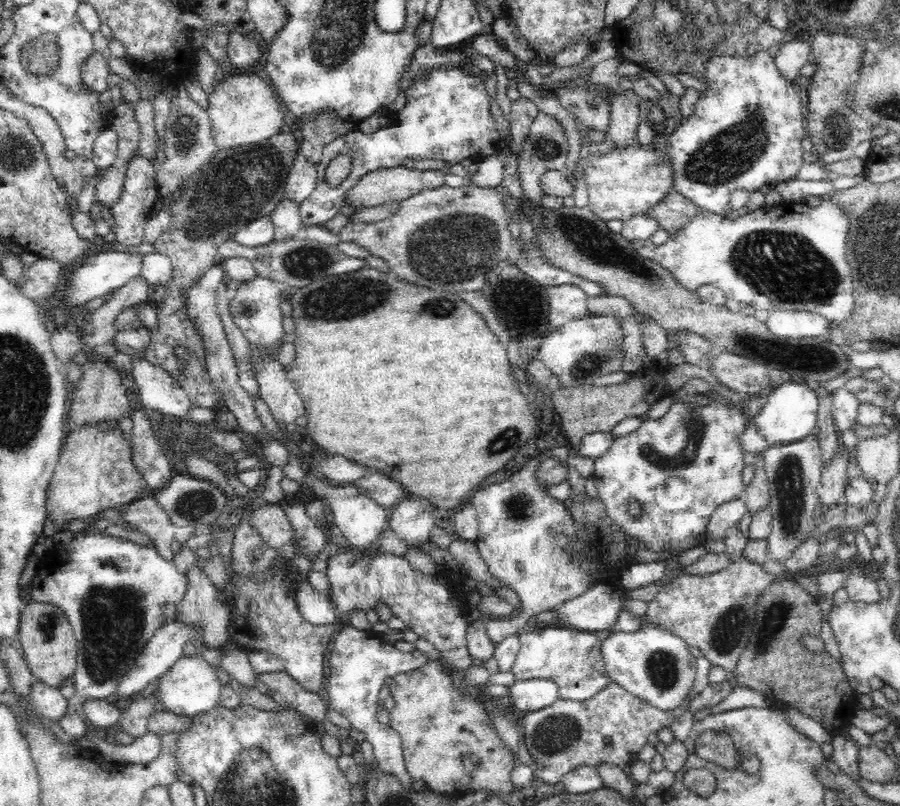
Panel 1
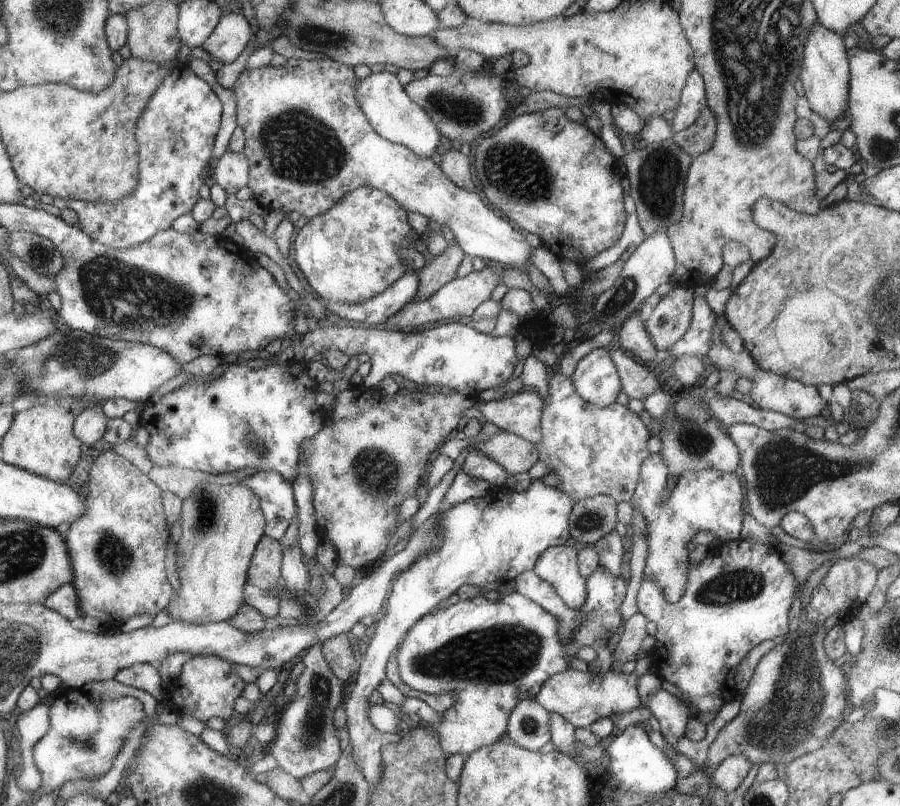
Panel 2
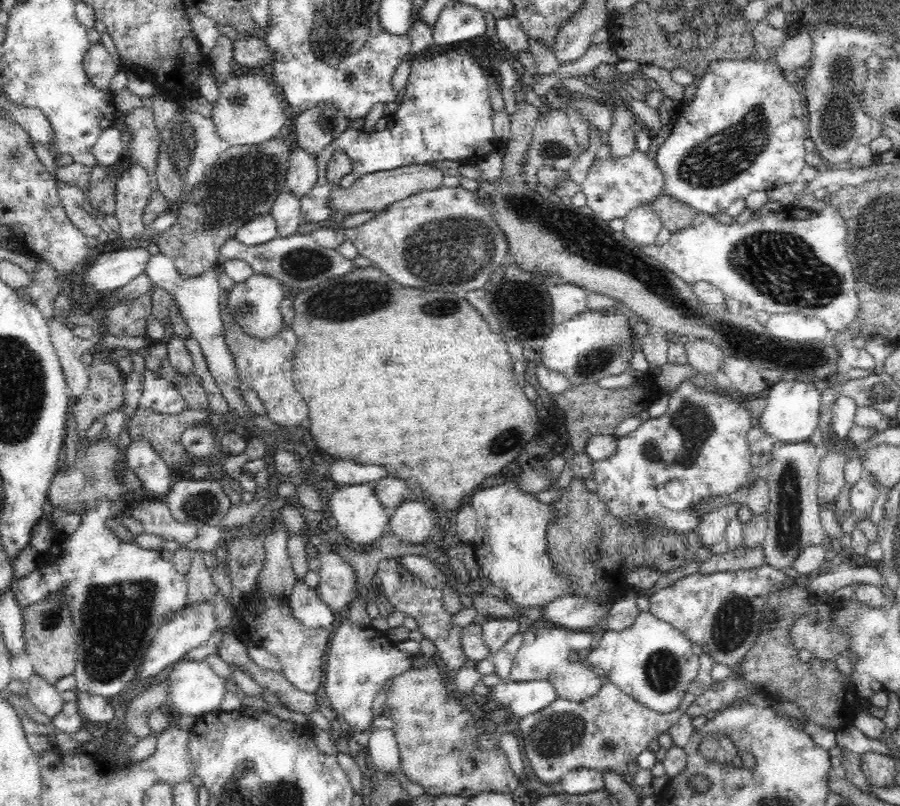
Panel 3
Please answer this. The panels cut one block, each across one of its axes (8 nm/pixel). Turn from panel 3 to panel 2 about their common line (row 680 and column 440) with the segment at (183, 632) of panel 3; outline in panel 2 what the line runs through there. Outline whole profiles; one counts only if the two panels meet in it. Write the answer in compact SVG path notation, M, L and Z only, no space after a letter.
M388 71L371 73L366 78L357 80L357 100L365 116L376 131L386 140L406 145L418 156L430 157L441 144L441 132L430 115L405 91L397 75Z

